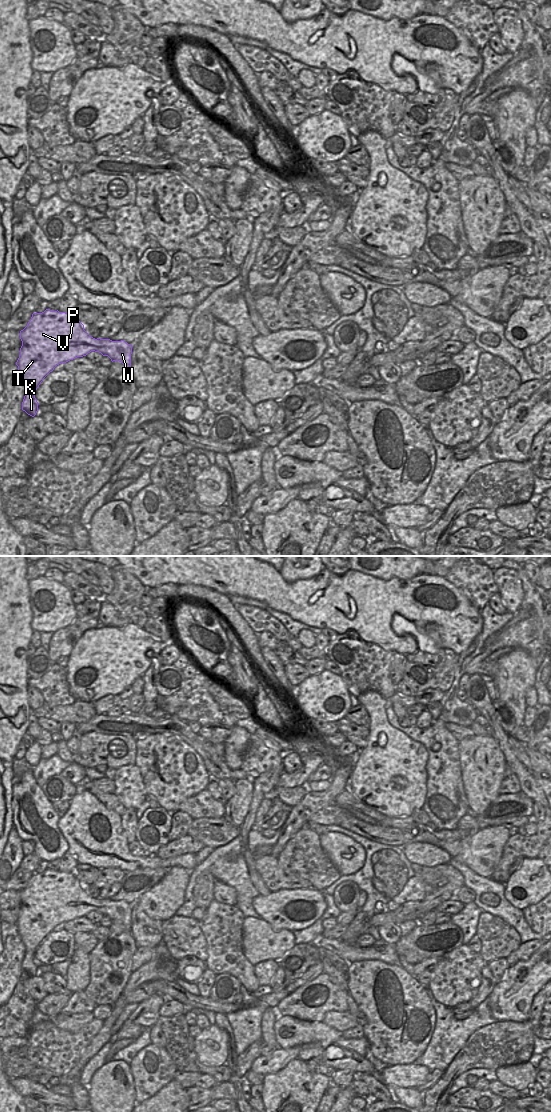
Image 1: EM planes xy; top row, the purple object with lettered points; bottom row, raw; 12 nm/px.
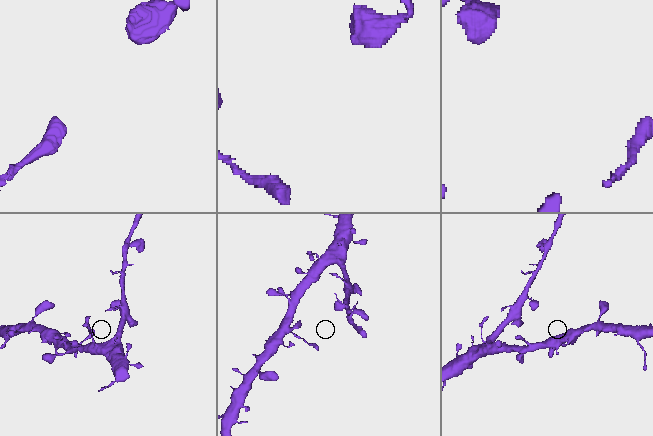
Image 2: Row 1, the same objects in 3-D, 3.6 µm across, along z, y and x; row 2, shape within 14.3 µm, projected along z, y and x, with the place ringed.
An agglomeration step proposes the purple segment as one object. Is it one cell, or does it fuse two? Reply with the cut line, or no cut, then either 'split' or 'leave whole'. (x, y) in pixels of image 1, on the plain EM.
no cut | leave whole

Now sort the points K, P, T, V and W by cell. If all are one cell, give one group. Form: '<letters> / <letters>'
K P T V W

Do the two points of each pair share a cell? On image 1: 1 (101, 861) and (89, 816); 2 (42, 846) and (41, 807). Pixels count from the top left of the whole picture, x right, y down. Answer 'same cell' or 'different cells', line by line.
1: same cell
2: same cell

